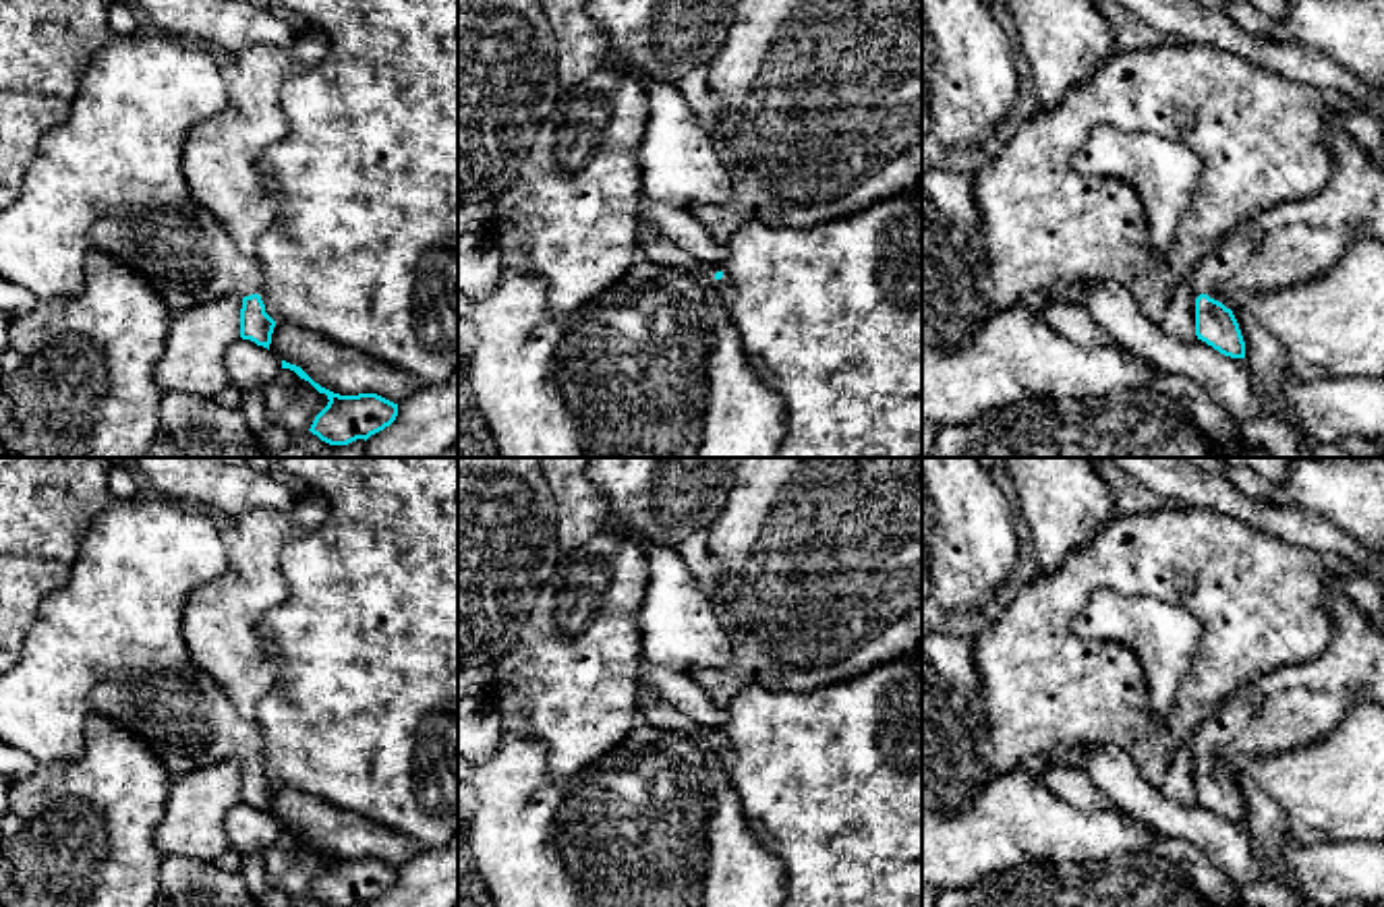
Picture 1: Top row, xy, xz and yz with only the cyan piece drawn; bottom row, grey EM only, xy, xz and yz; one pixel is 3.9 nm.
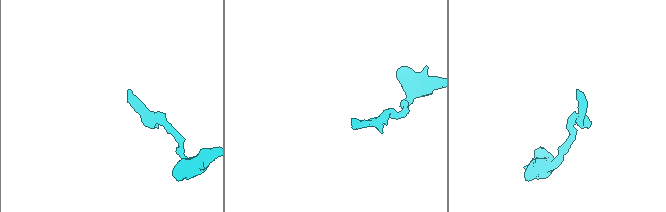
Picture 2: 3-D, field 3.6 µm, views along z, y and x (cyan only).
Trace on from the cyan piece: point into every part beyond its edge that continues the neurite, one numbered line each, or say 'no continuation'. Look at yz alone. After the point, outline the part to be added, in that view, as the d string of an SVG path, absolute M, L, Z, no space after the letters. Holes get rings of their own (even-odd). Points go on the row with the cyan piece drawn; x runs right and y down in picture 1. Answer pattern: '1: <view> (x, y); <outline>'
1: yz (1293, 241); M1345 130L1328 133L1324 139L1334 168L1330 182L1309 199L1280 201L1264 211L1249 215L1229 230L1216 246L1200 257L1189 271L1195 296L1208 294L1218 302L1237 298L1241 292L1272 292L1289 288L1330 271L1345 255L1347 244L1355 236L1369 236L1384 242L1384 166L1378 164L1351 135Z

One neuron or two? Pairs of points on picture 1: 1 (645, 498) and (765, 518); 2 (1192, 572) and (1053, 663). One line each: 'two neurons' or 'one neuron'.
1: two neurons
2: one neuron

